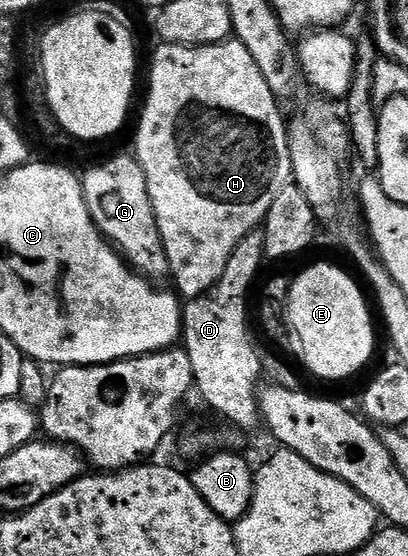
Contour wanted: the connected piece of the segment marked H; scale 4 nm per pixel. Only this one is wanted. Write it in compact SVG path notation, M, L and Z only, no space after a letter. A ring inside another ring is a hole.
M235 38L224 40L220 44L199 44L197 48L188 48L185 44L159 45L160 49L152 56L152 77L148 80L148 101L144 104L144 113L140 116L140 129L136 132L136 149L134 155L146 174L146 186L150 190L150 198L154 206L154 214L158 222L158 230L162 234L162 246L166 250L170 280L173 280L175 291L181 297L191 298L209 292L222 278L222 270L226 270L226 262L230 254L234 254L234 246L246 238L246 234L257 231L268 217L270 205L274 198L287 184L293 183L292 159L290 158L289 125L284 125L284 116L280 113L281 101L266 86L266 78L262 78L262 70L254 58L250 58L250 50L242 46Z

